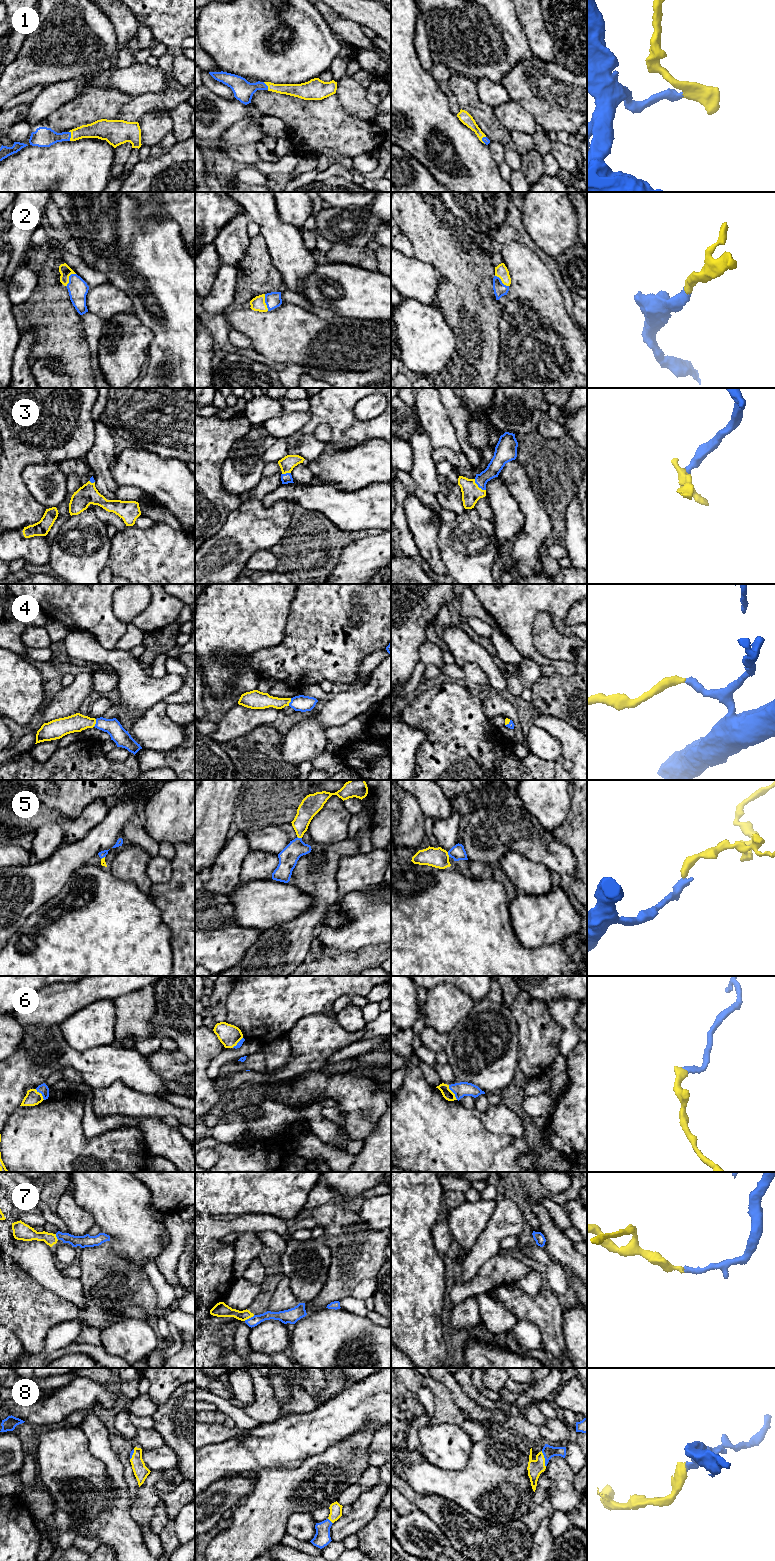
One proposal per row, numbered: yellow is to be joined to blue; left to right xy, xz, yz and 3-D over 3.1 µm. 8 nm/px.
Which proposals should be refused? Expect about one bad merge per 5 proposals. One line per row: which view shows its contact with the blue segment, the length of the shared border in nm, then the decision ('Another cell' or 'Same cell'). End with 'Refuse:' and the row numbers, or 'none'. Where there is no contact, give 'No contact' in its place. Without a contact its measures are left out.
1: Touches blue in xy. Shared border 80 nm. Same cell
2: Touches blue in xy. Shared border 130 nm. Same cell
3: Touches blue in yz. Shared border 130 nm. Same cell
4: Touches blue in xy. Shared border 70 nm. Same cell
5: Touches blue in xz. Shared border 40 nm. Same cell
6: Touches blue in yz. Shared border 140 nm. Same cell
7: Touches blue in xz. Shared border 100 nm. Same cell
8: Touches blue in yz. Shared border 130 nm. Same cell
Refuse: none

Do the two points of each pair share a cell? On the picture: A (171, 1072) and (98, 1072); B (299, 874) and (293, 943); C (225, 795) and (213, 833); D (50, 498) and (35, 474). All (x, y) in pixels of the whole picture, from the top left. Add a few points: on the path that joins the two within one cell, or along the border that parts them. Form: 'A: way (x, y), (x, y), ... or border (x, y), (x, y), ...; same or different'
A: border (146, 1056), (150, 1066), (161, 1076), (170, 1091); different
B: way (316, 891), (317, 910), (303, 926); same
C: way (216, 804), (213, 807), (213, 824); same
D: way (50, 492), (50, 489), (41, 480); same

